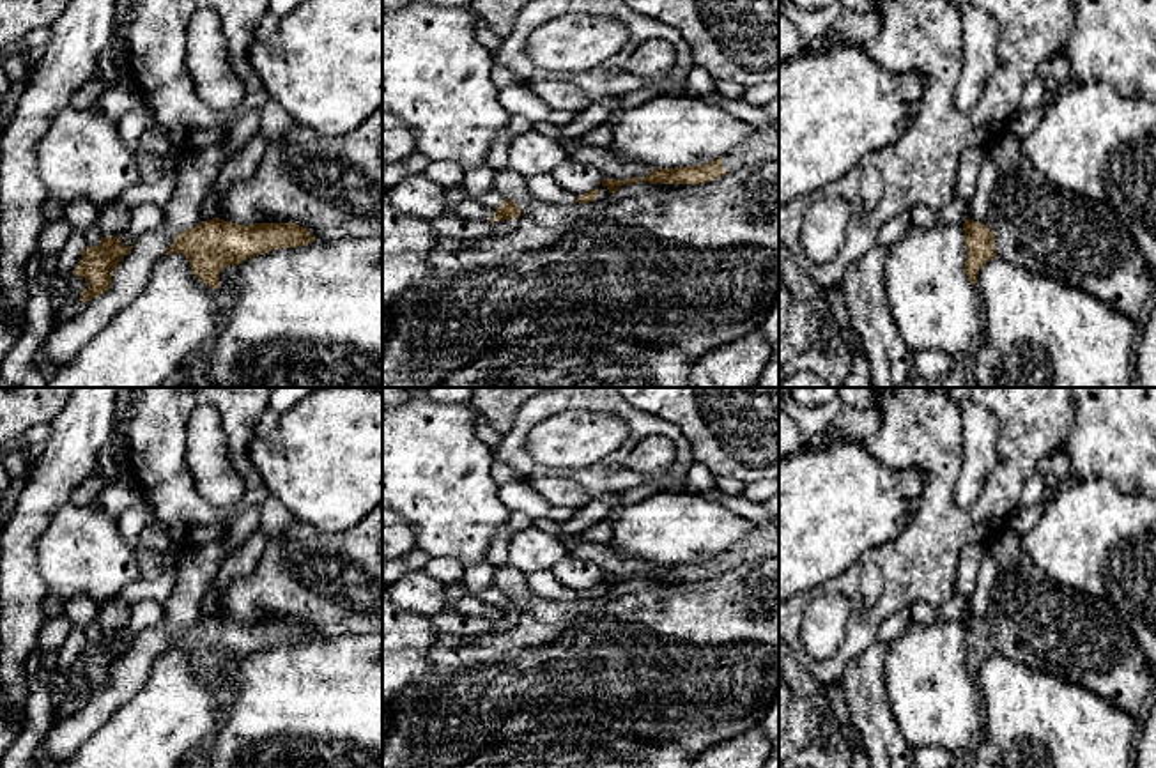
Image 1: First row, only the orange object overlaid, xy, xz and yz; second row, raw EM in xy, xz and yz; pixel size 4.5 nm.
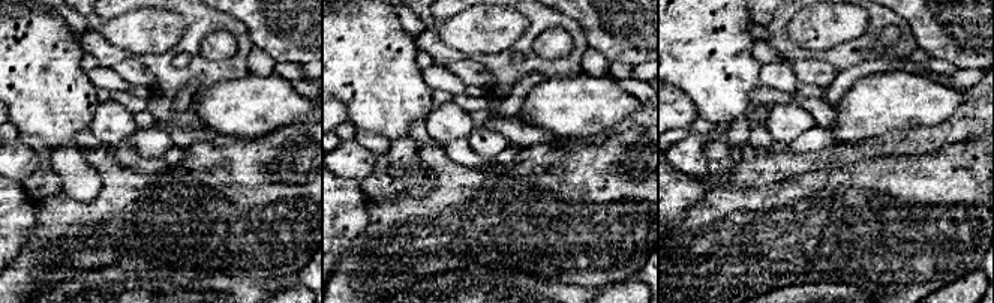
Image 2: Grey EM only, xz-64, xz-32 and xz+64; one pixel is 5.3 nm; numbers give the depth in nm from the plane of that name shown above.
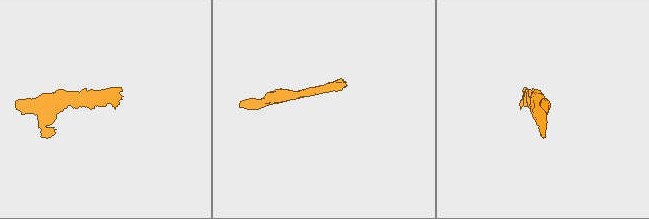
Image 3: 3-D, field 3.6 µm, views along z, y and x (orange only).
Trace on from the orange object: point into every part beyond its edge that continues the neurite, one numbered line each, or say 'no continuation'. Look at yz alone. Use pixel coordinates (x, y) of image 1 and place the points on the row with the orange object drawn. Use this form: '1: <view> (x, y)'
1: yz (979, 209)

